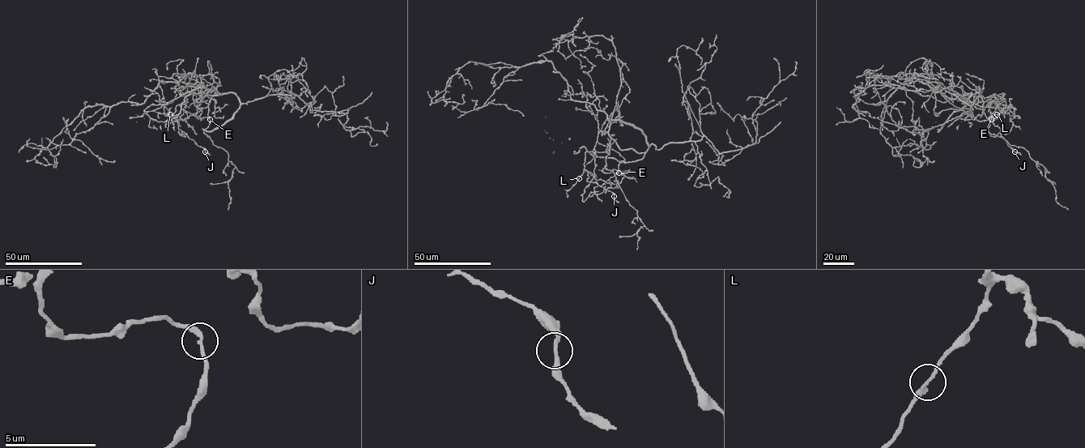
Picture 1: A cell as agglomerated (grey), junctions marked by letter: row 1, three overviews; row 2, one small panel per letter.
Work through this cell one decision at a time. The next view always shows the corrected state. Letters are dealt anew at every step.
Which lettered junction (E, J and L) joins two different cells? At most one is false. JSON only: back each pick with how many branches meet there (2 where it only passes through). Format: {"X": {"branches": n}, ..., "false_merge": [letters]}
{"false_merge": []}

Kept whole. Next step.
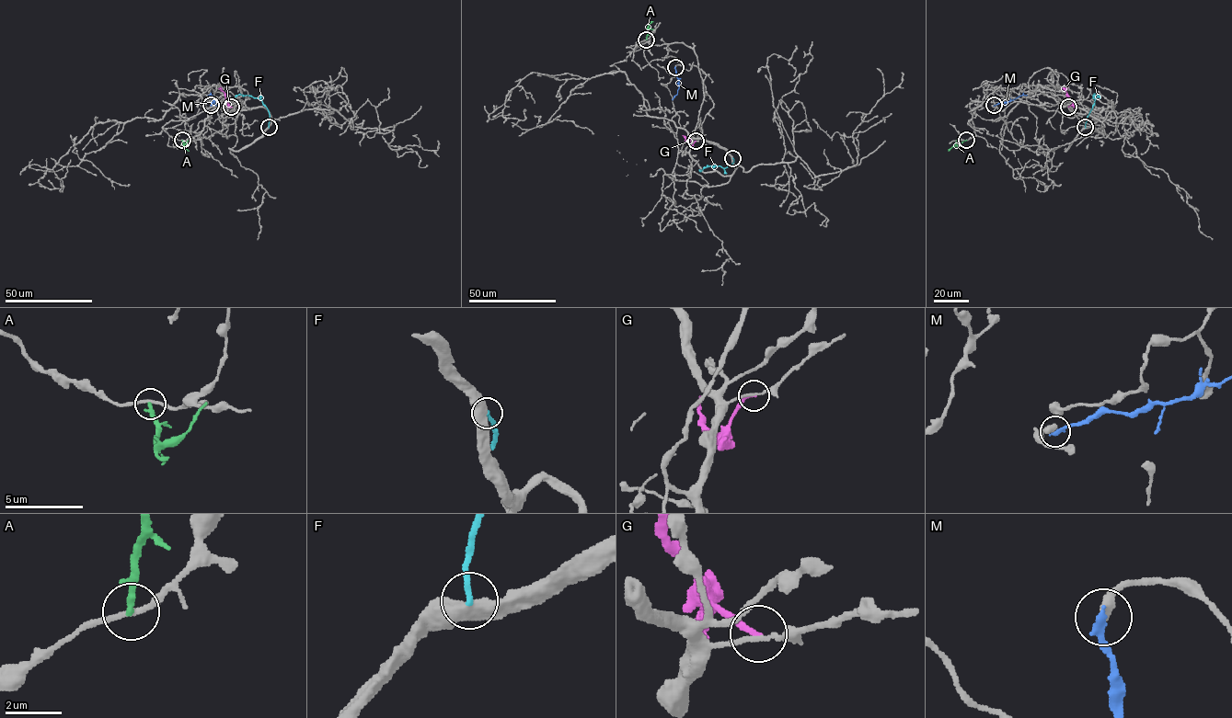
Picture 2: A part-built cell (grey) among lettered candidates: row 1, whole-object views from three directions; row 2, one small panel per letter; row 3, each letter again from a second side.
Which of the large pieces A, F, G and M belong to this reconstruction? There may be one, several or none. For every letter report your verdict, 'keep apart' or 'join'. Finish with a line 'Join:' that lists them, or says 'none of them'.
A: keep apart
F: keep apart
G: keep apart
M: keep apart
Join: none of them

